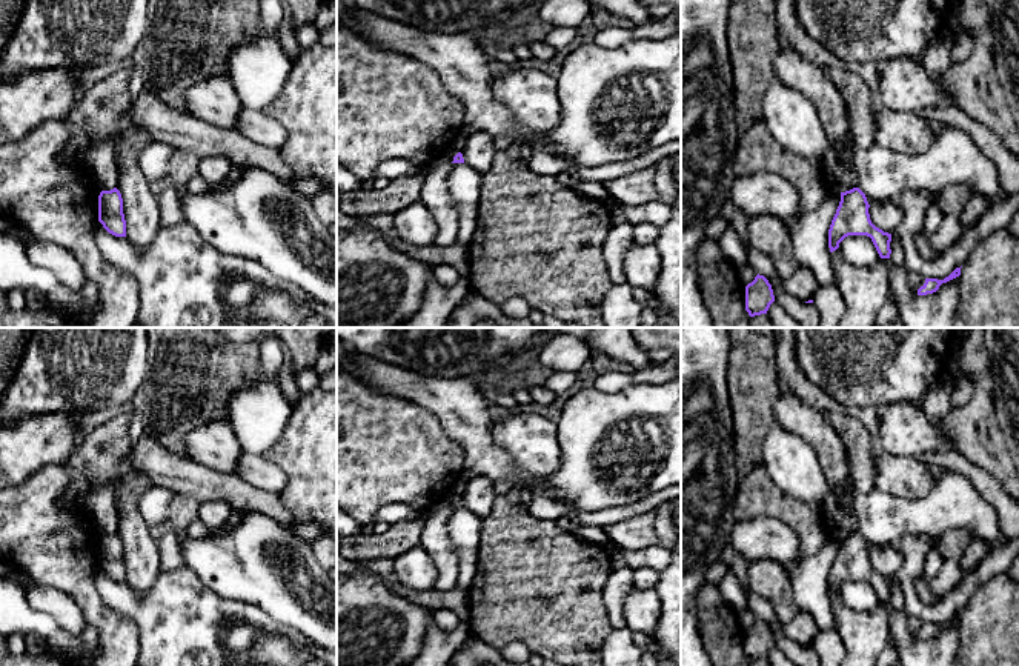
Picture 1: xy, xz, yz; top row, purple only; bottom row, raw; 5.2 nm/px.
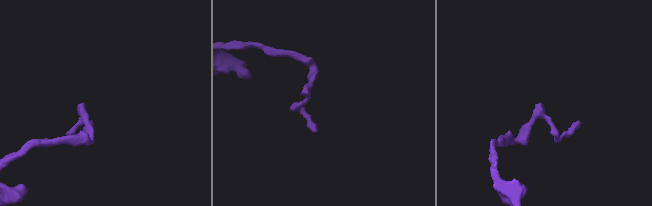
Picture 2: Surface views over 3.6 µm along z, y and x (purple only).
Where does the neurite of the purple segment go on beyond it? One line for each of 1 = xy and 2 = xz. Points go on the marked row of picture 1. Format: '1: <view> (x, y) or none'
1: none
2: none

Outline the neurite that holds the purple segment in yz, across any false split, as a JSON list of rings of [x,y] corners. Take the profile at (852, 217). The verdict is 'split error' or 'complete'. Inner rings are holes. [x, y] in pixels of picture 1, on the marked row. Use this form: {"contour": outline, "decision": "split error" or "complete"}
{"contour": [[[859,188],[841,192],[841,201],[828,229],[830,252],[848,235],[867,235],[871,238],[881,258],[890,258],[891,234],[876,228],[868,214],[868,201]]], "decision": "complete"}

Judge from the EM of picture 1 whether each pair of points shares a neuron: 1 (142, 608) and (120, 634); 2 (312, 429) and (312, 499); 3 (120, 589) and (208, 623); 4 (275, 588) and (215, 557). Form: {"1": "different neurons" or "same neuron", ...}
{"1": "different neurons", "2": "same neuron", "3": "same neuron", "4": "same neuron"}

